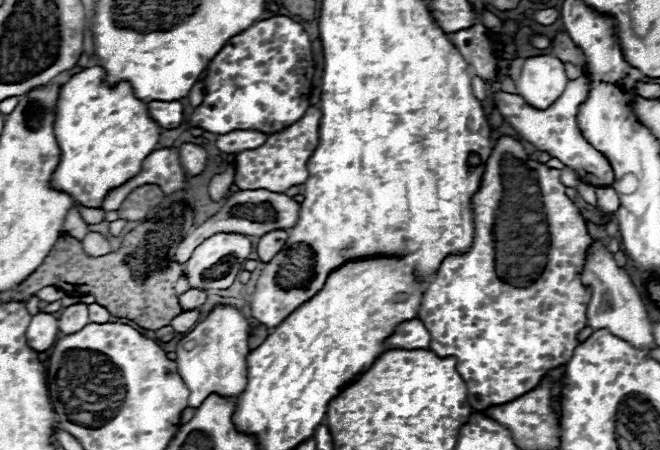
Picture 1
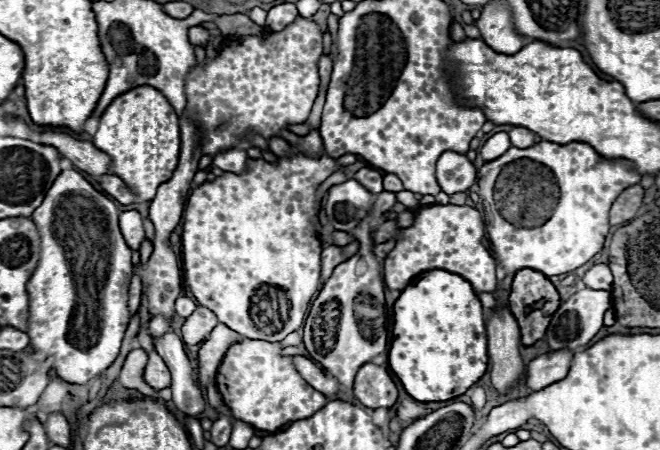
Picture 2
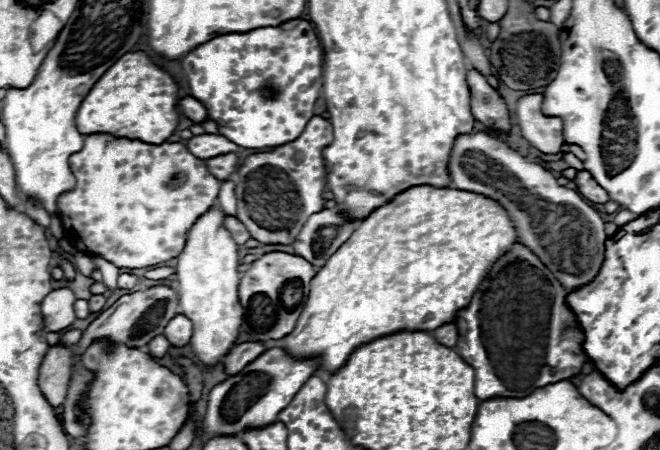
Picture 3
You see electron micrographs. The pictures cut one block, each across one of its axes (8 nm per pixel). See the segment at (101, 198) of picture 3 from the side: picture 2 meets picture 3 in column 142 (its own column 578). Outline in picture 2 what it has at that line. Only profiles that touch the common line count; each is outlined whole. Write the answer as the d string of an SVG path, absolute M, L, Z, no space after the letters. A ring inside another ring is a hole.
M542 140L528 150L516 150L512 146L502 156L486 162L478 170L478 194L484 206L484 224L498 264L506 270L506 274L534 268L544 272L546 276L560 276L580 268L604 248L604 240L610 232L608 212L612 202L620 196L622 190L638 184L640 180L642 176L632 162L602 158L598 152L594 154L592 146L582 142L570 142L560 146ZM550 212L554 212L554 216L544 222Z

